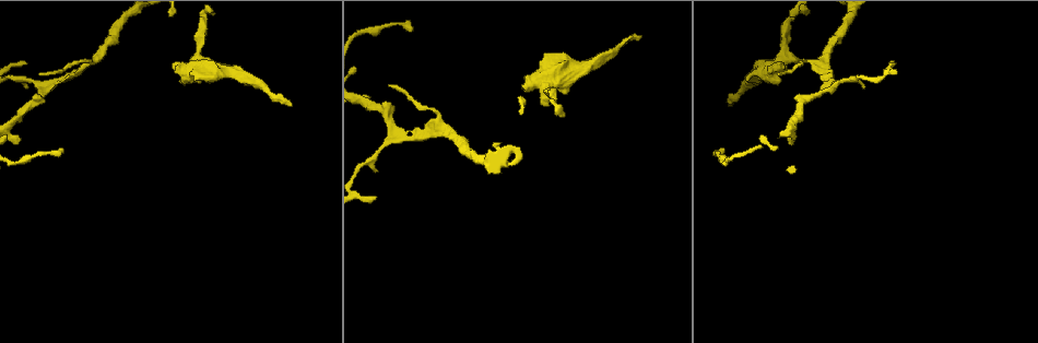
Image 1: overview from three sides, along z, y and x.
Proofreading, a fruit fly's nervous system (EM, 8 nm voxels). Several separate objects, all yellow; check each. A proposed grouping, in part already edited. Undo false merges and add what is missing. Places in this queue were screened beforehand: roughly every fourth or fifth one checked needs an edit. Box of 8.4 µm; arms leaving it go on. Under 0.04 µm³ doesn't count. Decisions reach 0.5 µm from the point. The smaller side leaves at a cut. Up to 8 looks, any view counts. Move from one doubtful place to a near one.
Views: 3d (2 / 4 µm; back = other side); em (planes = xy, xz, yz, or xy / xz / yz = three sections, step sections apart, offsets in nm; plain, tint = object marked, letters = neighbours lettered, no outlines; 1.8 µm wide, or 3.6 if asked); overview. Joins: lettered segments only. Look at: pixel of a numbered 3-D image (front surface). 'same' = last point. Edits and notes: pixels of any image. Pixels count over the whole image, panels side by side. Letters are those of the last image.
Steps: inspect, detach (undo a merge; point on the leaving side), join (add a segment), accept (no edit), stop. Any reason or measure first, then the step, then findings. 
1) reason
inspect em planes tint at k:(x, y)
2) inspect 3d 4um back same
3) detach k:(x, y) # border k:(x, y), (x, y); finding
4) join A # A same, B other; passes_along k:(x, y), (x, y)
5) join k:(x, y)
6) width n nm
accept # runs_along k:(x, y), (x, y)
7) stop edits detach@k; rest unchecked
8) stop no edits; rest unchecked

three-way junction
inspect 3d 2um at 1:(831, 87)

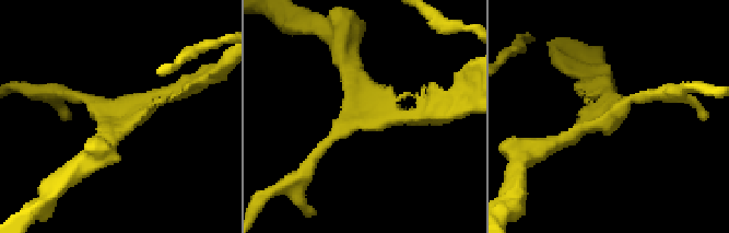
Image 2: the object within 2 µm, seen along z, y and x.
arms 3; now the EM
inspect em planes letters at 2:(370, 117)

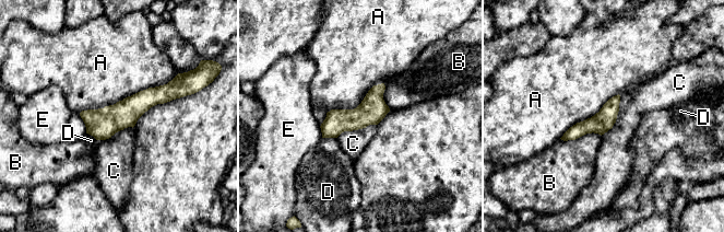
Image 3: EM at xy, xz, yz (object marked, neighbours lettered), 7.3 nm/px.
accept # A other, B other, C other, D other, E other; border 3:(178, 73), (166, 83), (79, 113); one neuron here

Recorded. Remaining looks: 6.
free end
inspect 3d 2um at 1:(522, 86)

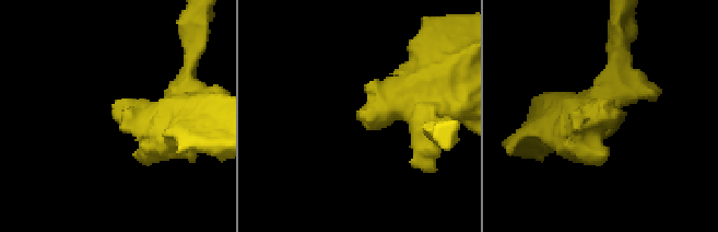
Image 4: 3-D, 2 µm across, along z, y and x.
inspect em planes letters at 4:(114, 113)

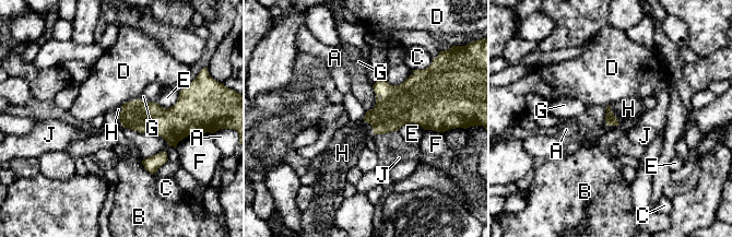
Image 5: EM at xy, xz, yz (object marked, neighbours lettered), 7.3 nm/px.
join H # A other, B other, C other, D other, E other, F other, G other, H same, J other; passes_along 5:(398, 106), (372, 126), (349, 141); it goes on there

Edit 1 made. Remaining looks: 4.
free end
inspect 3d 2um at 1:(18, 143)

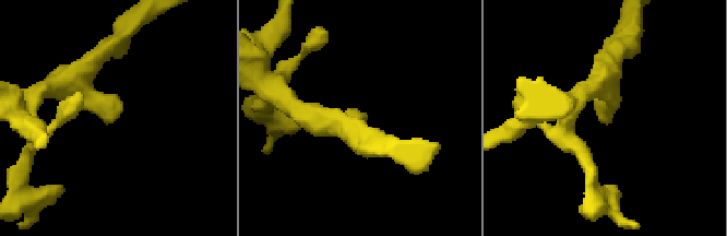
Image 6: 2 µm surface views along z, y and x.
now the EM
inspect em xy step 4 tint at 6:(356, 113)

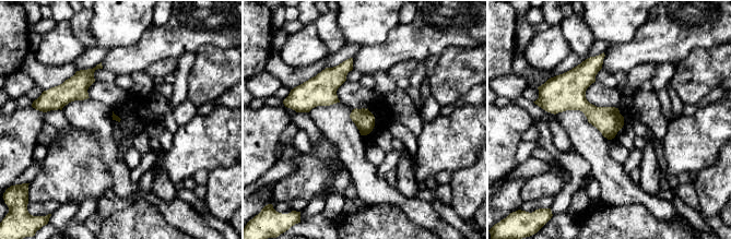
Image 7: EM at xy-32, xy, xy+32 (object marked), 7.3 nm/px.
inspect em planes letters same

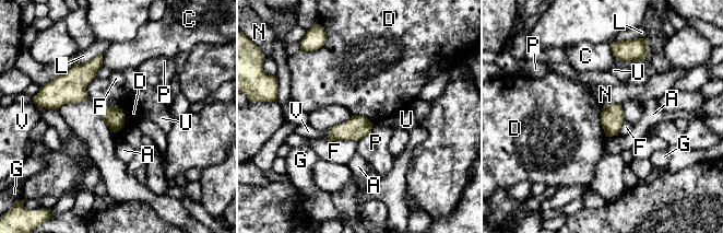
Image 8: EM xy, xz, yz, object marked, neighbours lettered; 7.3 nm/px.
longest_contact F 240 nm
accept # A other, C other, D other, F other, G other, L other, N other, P other, U other, V other; border 8:(117, 105), (123, 125), (111, 132); no lettered segment goes on from it

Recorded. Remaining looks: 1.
stop edits join@5; rest unchecked

